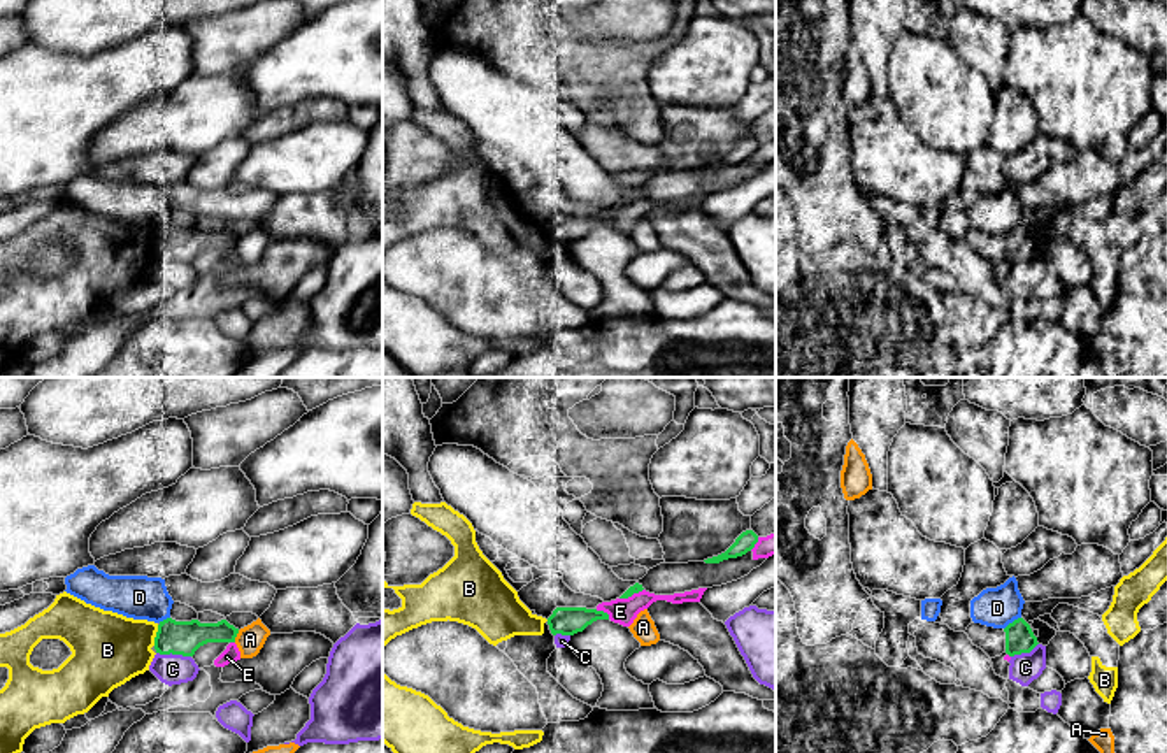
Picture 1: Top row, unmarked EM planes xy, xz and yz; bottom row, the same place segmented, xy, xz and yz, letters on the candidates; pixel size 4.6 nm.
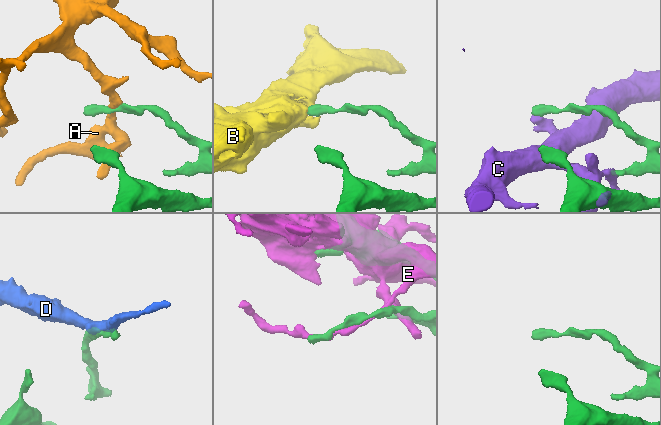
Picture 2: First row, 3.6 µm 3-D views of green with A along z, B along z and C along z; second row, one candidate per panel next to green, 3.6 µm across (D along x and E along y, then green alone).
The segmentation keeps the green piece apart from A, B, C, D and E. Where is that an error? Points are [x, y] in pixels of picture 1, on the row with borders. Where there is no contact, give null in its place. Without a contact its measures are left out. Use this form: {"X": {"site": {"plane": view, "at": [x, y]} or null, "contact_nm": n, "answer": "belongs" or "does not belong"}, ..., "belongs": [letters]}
{"A": {"site": {"plane": "xy", "at": [236, 636]}, "contact_nm": 60, "answer": "does not belong"}, "B": {"site": {"plane": "xy", "at": [157, 636]}, "contact_nm": 100, "answer": "does not belong"}, "C": {"site": {"plane": "xy", "at": [174, 653]}, "contact_nm": 160, "answer": "does not belong"}, "D": {"site": {"plane": "yz", "at": [1013, 622]}, "contact_nm": 100, "answer": "does not belong"}, "E": {"site": {"plane": "xz", "at": [602, 611]}, "contact_nm": 80, "answer": "does not belong"}, "belongs": []}

